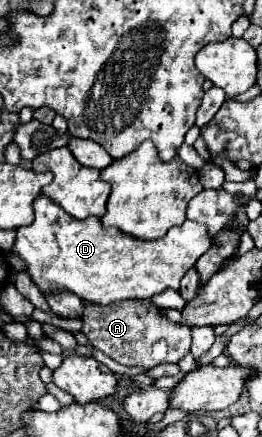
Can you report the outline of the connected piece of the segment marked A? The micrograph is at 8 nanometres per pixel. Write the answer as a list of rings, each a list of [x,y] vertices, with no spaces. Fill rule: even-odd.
[[[122,301],[108,307],[86,305],[82,321],[82,333],[90,339],[90,343],[114,361],[128,367],[152,369],[162,363],[178,363],[184,355],[190,353],[190,329],[166,321],[160,315],[160,309],[152,307],[148,301]]]

